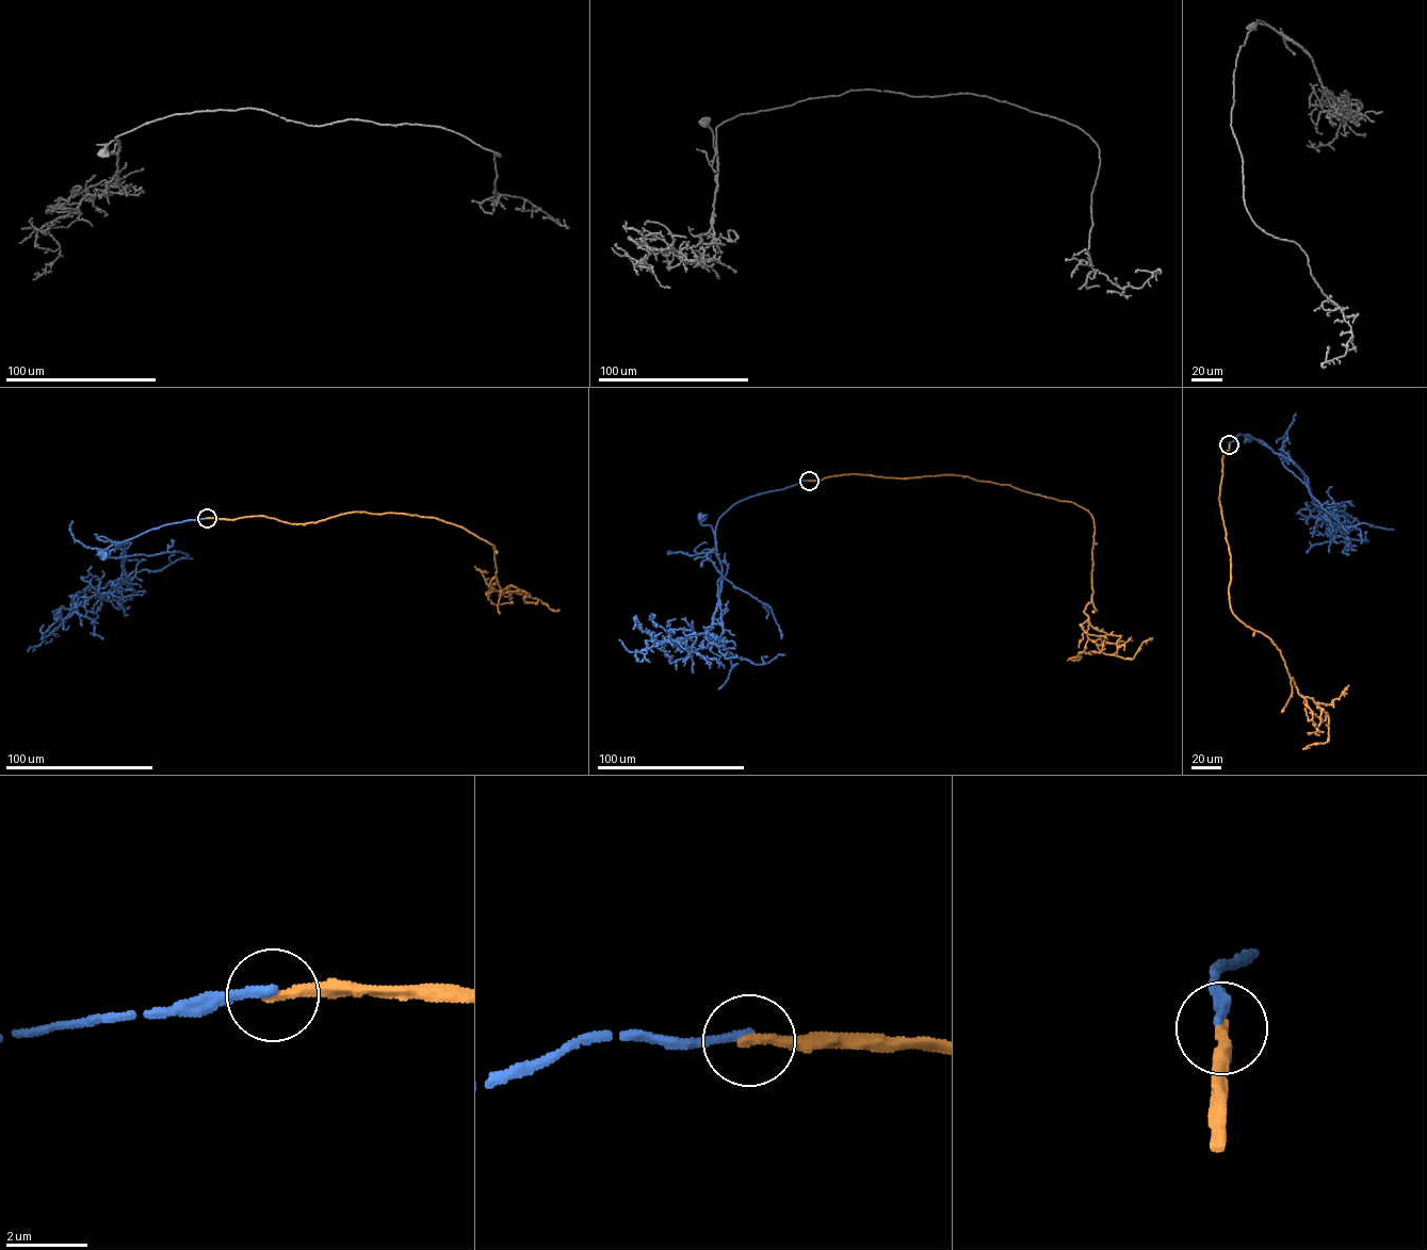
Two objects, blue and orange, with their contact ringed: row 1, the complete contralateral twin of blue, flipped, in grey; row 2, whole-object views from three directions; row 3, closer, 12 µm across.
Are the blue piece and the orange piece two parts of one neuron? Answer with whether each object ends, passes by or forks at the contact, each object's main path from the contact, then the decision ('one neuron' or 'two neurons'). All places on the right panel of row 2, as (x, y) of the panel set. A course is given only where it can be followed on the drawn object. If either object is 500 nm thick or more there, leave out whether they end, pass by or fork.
blue ends | orange ends | blue via (1229, 444), (1239, 433), (1267, 447), (1260, 439), (1249, 438) | orange via (1229, 444), (1219, 499), (1231, 556), (1230, 607), (1271, 639), (1298, 693), (1326, 712), (1328, 741), (1307, 748) | two neurons

